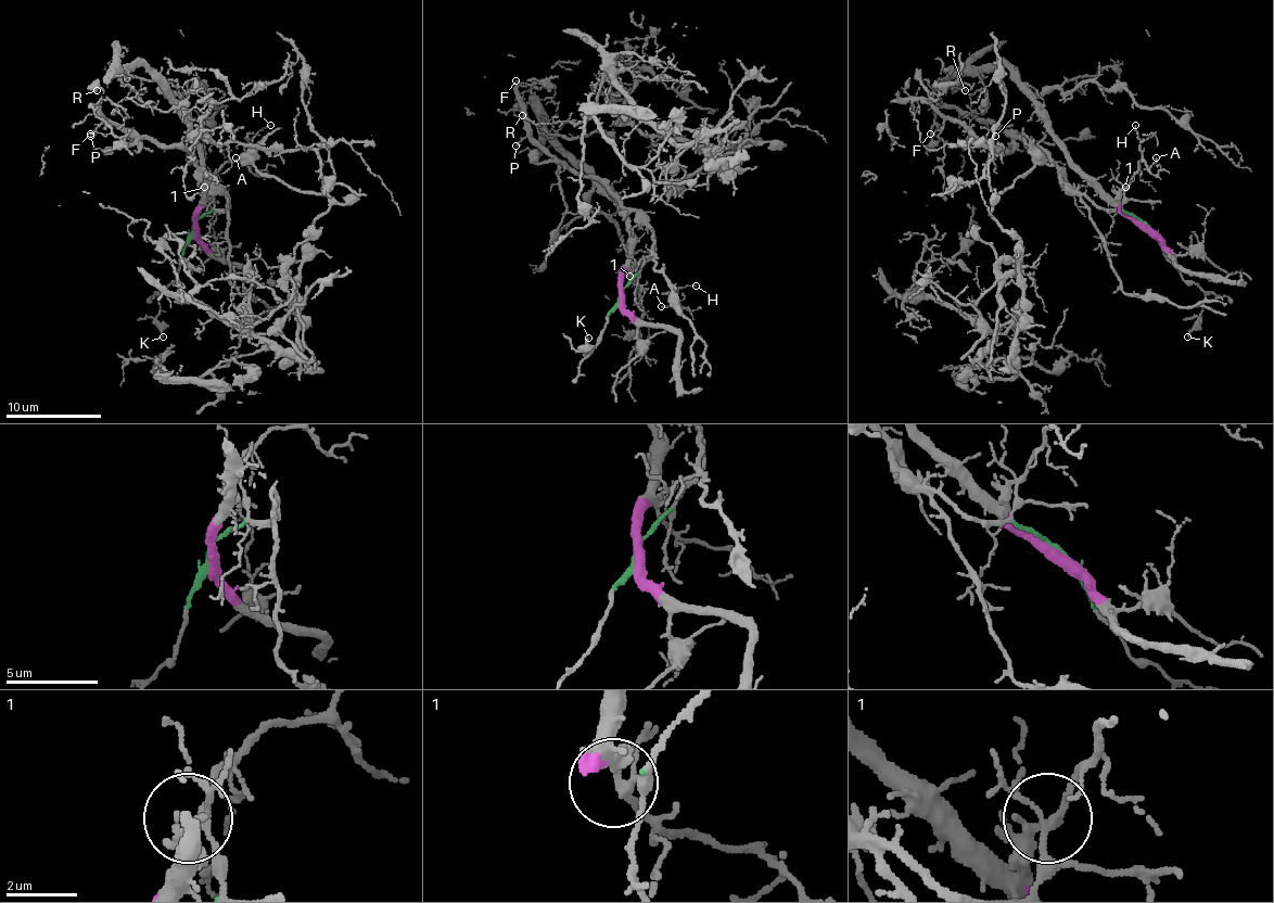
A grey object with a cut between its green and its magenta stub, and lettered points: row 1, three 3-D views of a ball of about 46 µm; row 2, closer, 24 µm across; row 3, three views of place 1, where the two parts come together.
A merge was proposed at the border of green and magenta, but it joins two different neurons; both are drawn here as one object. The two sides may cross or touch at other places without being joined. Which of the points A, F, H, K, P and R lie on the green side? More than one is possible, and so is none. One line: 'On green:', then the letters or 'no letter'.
On green: F, K, P

